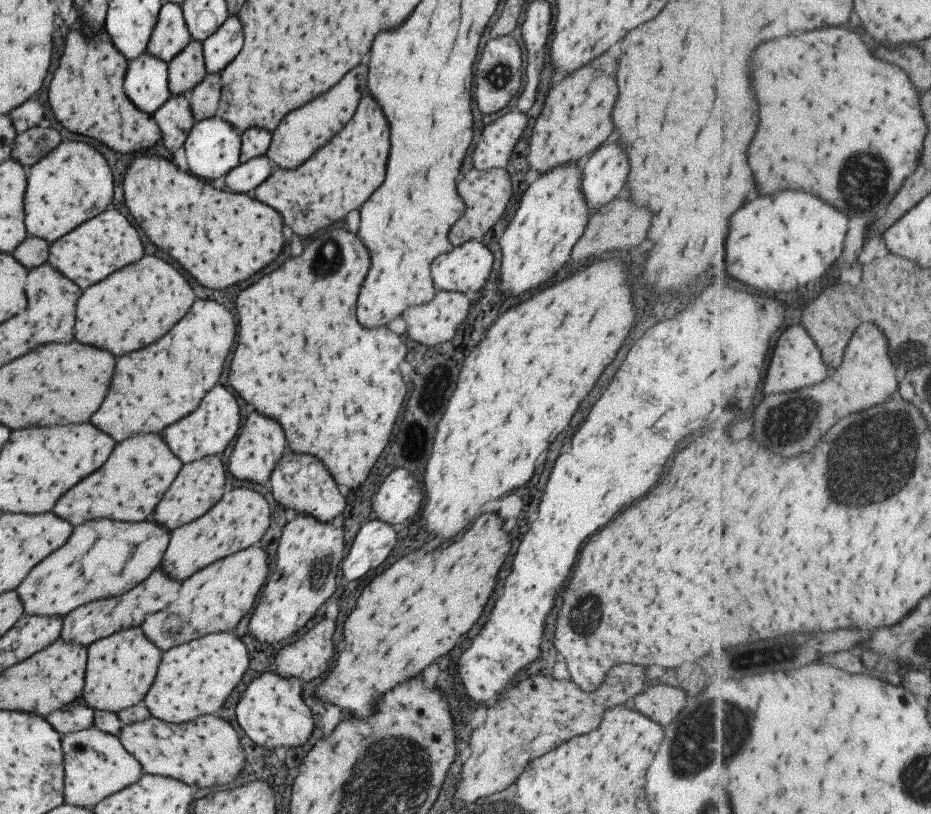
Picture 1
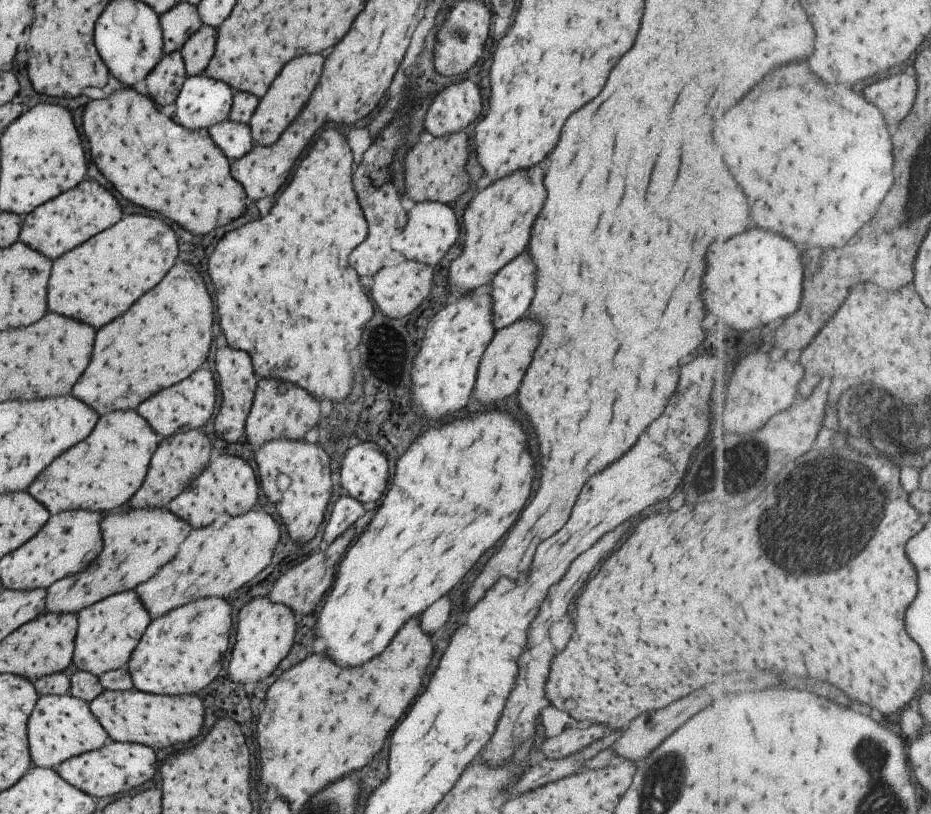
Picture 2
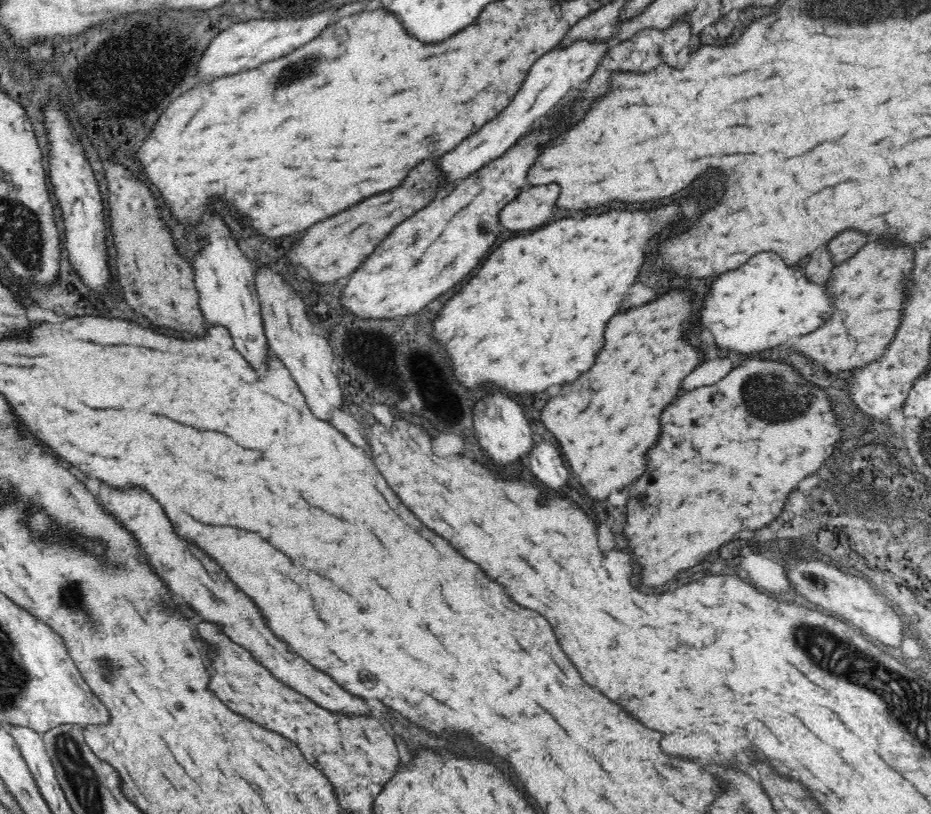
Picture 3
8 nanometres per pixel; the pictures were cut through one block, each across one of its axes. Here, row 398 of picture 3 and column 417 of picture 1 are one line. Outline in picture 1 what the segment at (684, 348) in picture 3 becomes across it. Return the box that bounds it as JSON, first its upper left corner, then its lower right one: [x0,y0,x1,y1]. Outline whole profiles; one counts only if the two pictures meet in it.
[315,514,509,718]

